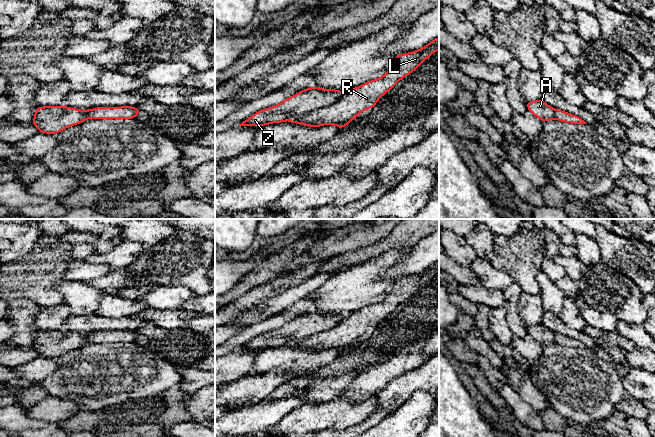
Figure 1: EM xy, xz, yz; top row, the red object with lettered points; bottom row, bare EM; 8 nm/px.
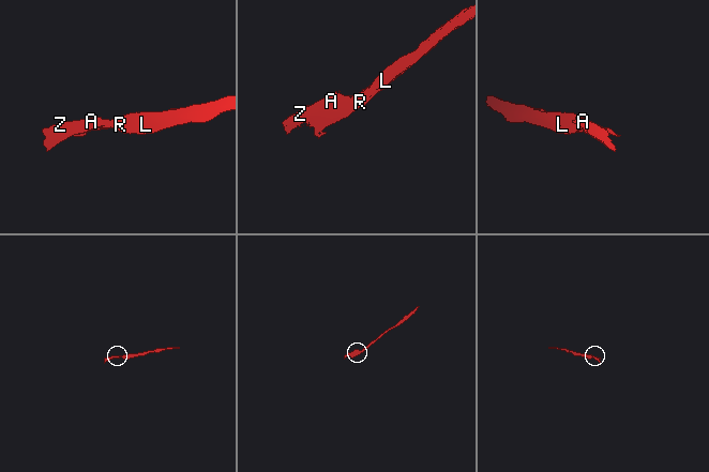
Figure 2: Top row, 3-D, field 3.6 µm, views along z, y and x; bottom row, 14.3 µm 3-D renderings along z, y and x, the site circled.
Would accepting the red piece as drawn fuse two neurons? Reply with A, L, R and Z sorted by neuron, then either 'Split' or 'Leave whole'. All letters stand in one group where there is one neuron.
Groups: A Z / L R. Split

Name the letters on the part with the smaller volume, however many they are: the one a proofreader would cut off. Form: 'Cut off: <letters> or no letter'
Cut off: A, Z

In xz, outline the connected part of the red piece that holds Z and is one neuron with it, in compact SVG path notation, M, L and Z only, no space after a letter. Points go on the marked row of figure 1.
M312 87L302 90L280 104L256 112L239 126L265 126L303 116L336 103L346 91Z

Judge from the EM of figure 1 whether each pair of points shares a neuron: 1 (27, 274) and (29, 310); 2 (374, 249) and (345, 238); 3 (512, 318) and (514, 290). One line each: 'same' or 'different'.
1: different
2: different
3: same

